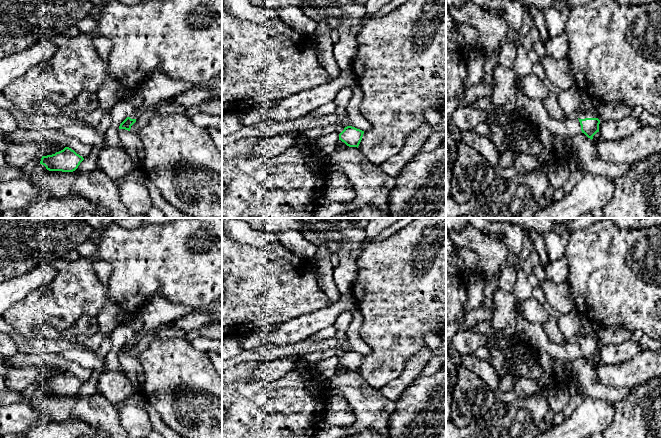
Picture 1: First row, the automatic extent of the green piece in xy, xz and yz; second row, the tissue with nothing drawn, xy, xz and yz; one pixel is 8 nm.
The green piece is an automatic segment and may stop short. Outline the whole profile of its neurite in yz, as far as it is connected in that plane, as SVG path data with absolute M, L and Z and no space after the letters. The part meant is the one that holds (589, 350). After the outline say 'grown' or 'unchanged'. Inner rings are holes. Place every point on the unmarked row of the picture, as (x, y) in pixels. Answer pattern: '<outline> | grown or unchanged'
M583 336L578 338L581 355L591 364L593 360L599 356L599 341L592 336Z | grown

